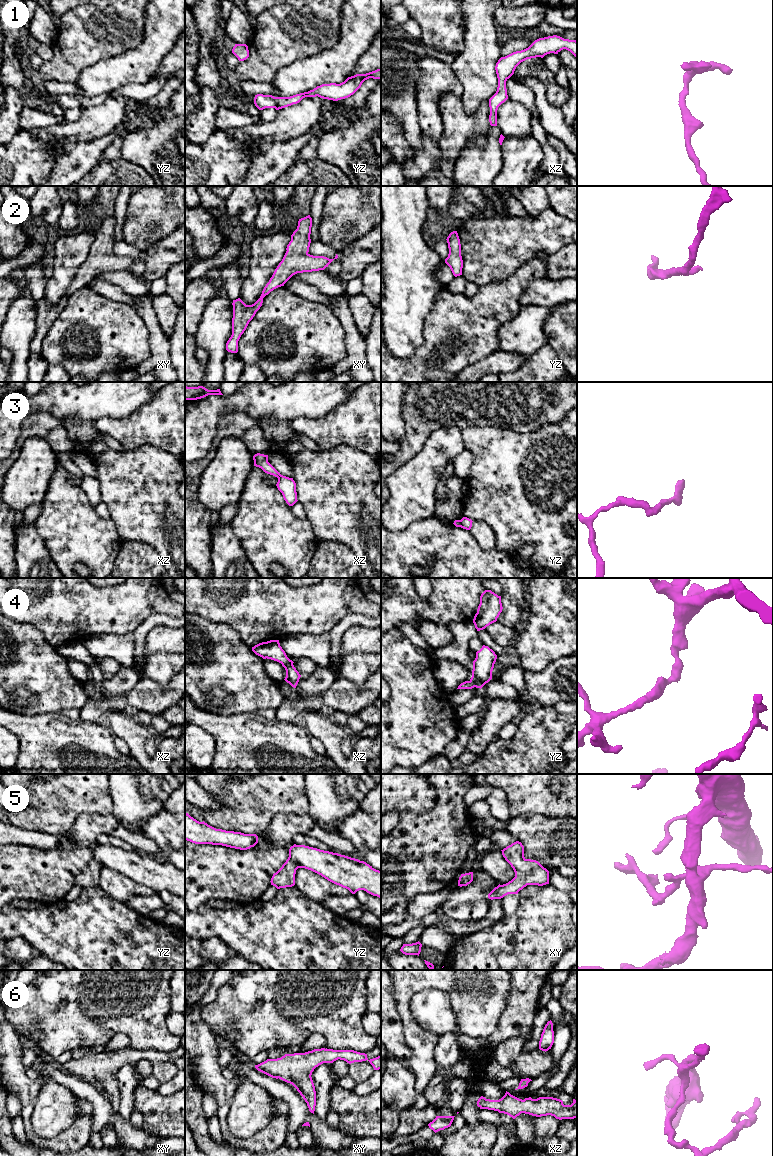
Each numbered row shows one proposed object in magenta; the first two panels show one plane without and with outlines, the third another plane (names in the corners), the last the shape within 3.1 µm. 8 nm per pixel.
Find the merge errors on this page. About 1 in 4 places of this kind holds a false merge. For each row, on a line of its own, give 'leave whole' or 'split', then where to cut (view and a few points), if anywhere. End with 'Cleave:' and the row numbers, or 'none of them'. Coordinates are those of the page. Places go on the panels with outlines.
1: leave whole | no cut
2: leave whole | no cut
3: leave whole | no cut
4: leave whole | no cut
5: leave whole | no cut
6: leave whole | no cut
Cleave: none of them

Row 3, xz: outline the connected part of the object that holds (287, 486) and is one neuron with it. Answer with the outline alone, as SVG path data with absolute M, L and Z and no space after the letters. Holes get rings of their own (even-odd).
M257 453L253 456L254 466L261 468L265 473L278 478L276 484L289 506L293 506L297 500L296 483L293 478L281 475L269 462L268 455Z

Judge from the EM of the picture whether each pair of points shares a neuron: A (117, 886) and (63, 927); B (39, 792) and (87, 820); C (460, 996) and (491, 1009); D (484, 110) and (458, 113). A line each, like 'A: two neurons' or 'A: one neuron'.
A: two neurons
B: two neurons
C: one neuron
D: one neuron

